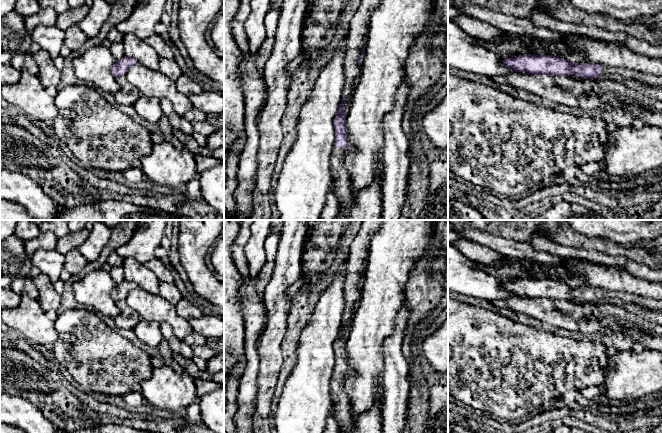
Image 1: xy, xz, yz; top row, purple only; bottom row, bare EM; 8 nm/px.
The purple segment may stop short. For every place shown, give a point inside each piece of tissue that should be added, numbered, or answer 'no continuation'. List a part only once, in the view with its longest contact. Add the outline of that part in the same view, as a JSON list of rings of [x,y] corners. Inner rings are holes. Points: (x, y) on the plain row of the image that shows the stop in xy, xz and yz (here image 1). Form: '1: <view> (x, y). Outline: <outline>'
1: xz (342, 408). Outline: [[[336,371],[333,374],[330,385],[330,397],[334,408],[334,417],[339,429],[349,429],[351,426],[351,404],[345,391],[344,384],[346,373]]]

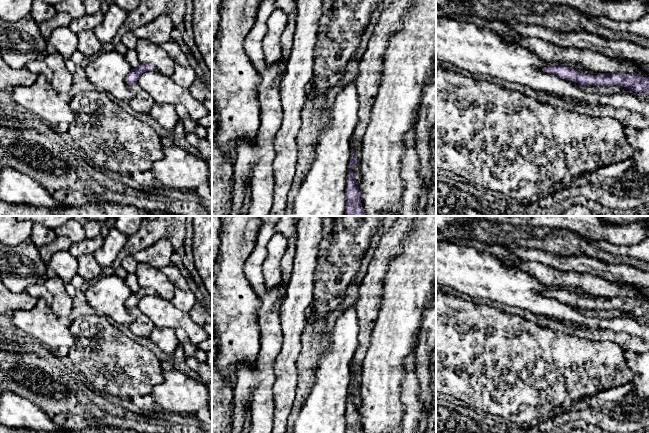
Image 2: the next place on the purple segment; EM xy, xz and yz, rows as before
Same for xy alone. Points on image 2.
no continuation

